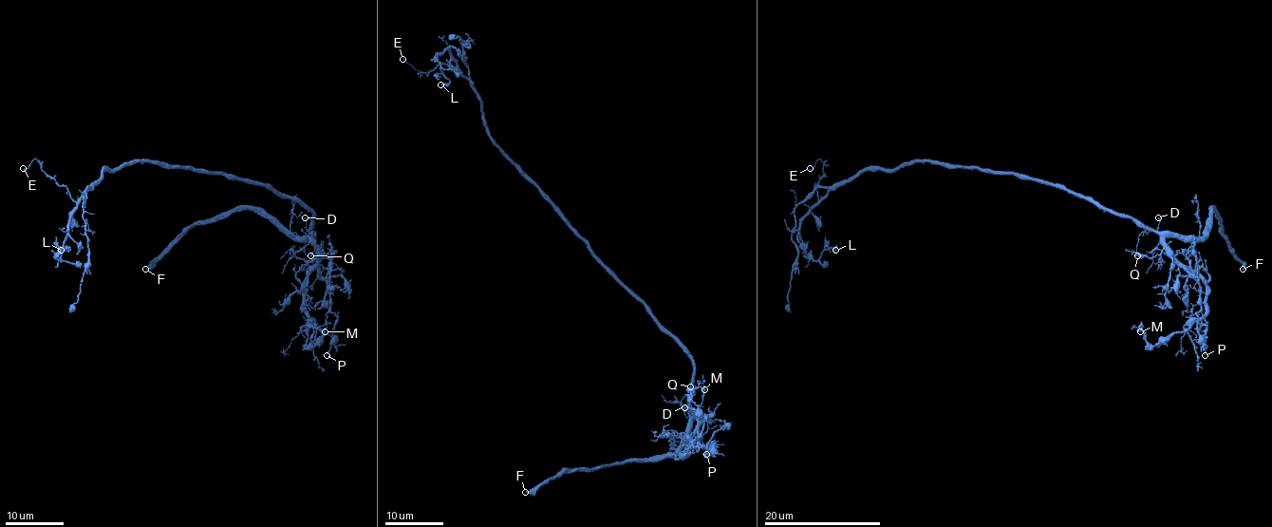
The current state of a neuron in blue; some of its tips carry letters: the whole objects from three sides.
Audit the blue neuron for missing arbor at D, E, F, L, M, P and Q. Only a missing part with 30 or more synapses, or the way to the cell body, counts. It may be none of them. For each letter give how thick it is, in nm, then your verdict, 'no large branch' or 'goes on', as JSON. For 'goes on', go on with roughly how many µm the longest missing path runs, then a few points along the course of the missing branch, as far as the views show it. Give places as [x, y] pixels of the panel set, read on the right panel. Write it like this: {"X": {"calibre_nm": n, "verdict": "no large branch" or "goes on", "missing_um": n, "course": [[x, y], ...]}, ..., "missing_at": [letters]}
{"D": {"calibre_nm": 160, "verdict": "no large branch"}, "E": {"calibre_nm": 120, "verdict": "no large branch"}, "F": {"calibre_nm": 220, "verdict": "goes on", "missing_um": 90}, "L": {"calibre_nm": 420, "verdict": "no large branch"}, "M": {"calibre_nm": 170, "verdict": "no large branch"}, "P": {"calibre_nm": 150, "verdict": "no large branch"}, "Q": {"calibre_nm": 140, "verdict": "no large branch"}, "missing_at": ["F"]}

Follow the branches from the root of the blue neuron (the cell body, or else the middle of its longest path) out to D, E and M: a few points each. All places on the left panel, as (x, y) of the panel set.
D: (234, 178), (258, 181), (294, 197), (313, 214), (313, 224), (308, 231), (305, 217)
E: (234, 178), (131, 160), (115, 170), (104, 170), (74, 200), (36, 159), (23, 168)
M: (234, 178), (313, 214), (305, 310), (324, 333), (313, 346), (313, 330), (325, 331)

